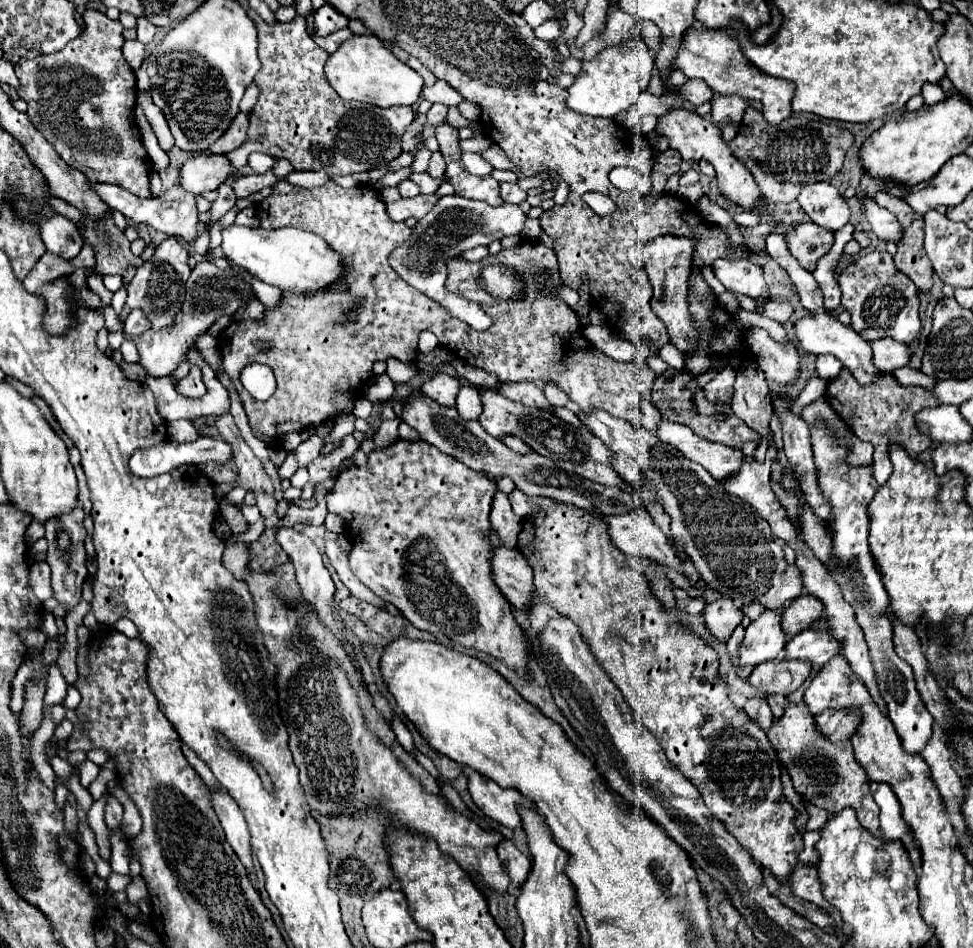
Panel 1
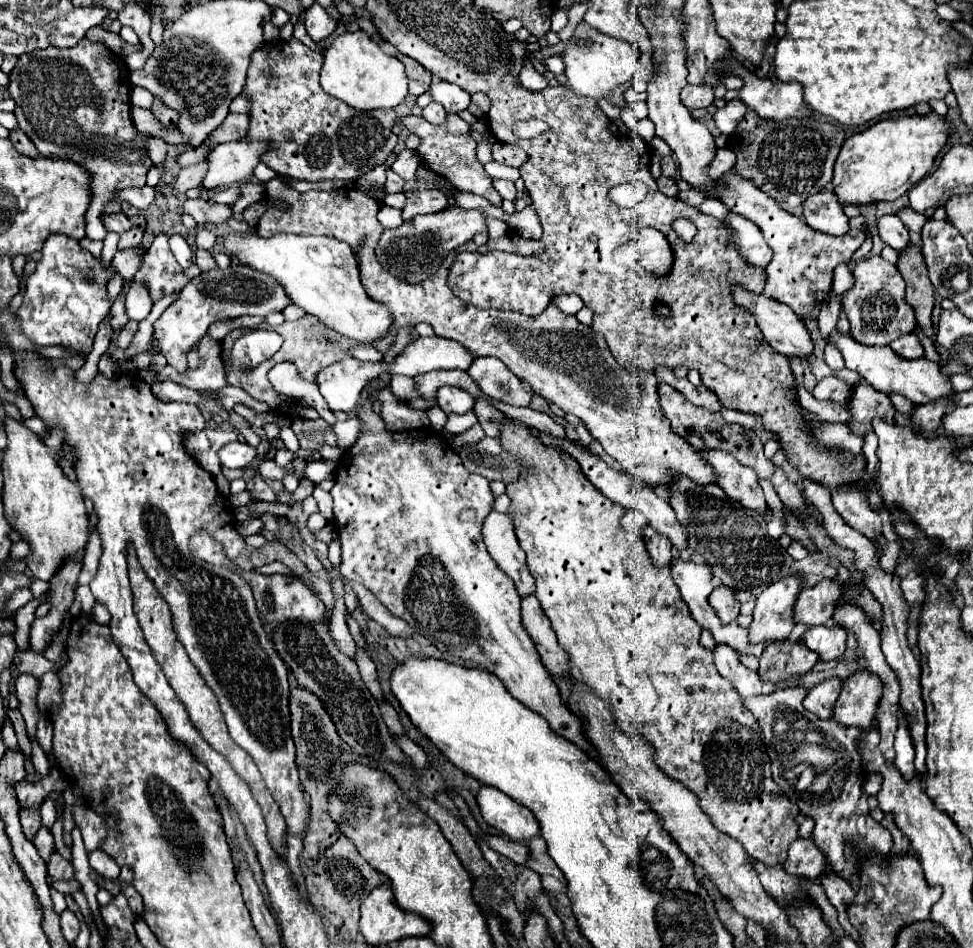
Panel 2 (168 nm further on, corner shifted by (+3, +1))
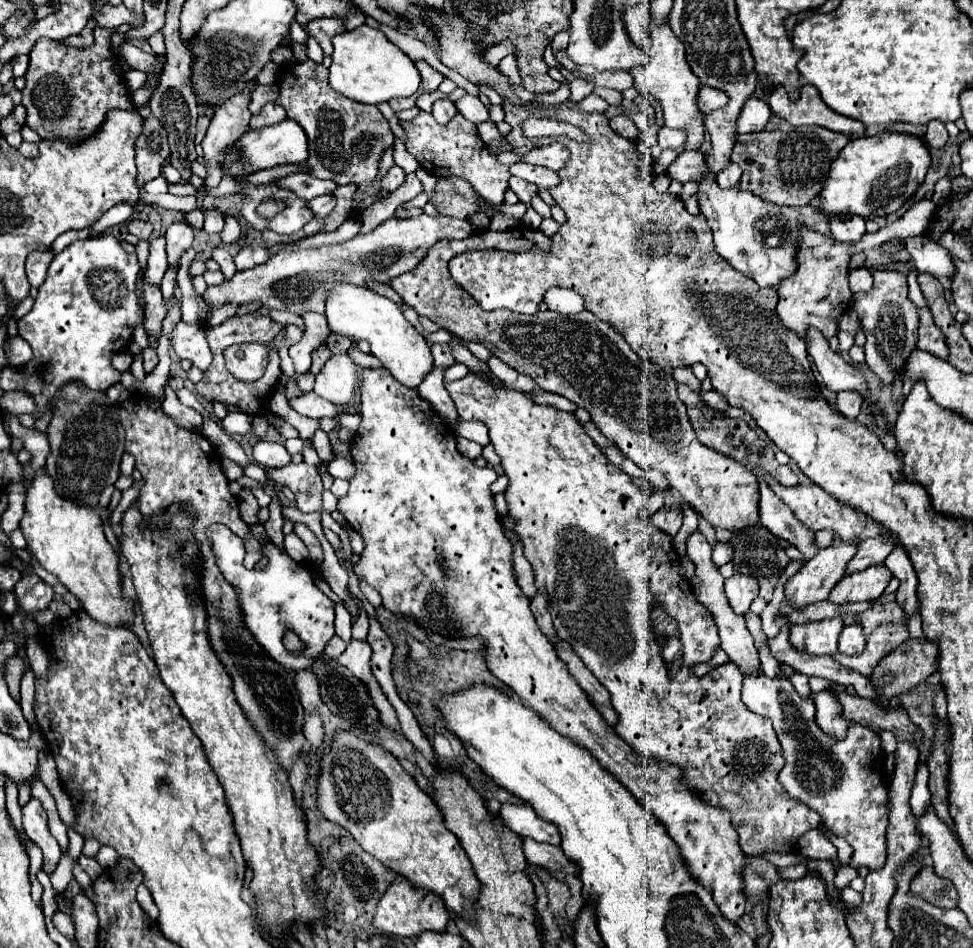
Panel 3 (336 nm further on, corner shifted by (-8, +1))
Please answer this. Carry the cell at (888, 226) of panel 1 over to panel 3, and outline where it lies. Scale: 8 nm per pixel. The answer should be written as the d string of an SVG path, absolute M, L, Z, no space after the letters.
M925 235L907 237L903 241L907 253L911 255L911 263L919 273L931 273L933 277L951 277L953 275L953 263L951 255L945 247L937 245Z

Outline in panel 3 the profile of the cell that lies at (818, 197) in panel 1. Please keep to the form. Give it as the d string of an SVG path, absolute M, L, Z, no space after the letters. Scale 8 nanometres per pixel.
M827 215L827 223L831 229L833 239L837 241L845 241L845 243L853 243L859 241L865 233L865 221L859 215Z

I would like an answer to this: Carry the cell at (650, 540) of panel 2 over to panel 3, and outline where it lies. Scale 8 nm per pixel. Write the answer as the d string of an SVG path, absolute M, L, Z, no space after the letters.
M661 507L653 517L653 525L669 537L675 537L681 529L681 507Z

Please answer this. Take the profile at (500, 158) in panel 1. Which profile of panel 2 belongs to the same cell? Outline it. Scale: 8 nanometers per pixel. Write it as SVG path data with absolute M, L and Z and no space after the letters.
M496 141L492 145L492 155L494 155L494 161L510 165L510 167L522 167L528 161L526 151L522 151L516 145L506 145L506 143L500 143L500 141Z

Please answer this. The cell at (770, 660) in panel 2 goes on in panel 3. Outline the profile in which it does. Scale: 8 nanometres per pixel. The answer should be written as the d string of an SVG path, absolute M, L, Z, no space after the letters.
M833 617L807 625L791 625L789 643L801 653L833 655L837 651L837 639L843 629L843 619Z

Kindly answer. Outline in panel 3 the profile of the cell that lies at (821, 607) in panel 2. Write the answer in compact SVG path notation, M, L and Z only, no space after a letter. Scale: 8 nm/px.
M875 565L865 571L857 571L845 575L829 593L829 601L837 605L857 603L857 601L873 601L877 599L891 579L891 571L885 565Z

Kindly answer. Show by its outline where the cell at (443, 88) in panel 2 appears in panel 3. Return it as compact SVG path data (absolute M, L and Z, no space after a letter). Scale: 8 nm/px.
M463 95L461 99L455 101L455 107L457 107L457 111L459 111L465 119L469 119L471 123L481 123L481 121L487 121L487 119L489 119L487 107L485 107L485 105L481 103L481 99L475 97L475 95Z

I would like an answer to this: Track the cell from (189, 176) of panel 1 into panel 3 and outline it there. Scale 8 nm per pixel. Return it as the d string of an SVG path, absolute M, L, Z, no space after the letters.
M285 119L283 123L263 127L261 131L247 131L237 143L235 149L239 151L239 163L247 173L255 173L267 167L277 167L285 163L303 163L307 159L307 135L303 135L303 129L299 123L291 123L291 119Z

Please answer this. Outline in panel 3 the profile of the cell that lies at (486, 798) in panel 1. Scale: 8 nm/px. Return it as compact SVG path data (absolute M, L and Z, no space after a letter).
M505 803L505 805L501 805L499 817L505 823L505 827L509 827L513 833L517 833L523 839L531 837L541 843L553 843L553 845L561 843L561 835L557 831L557 827L549 821L539 819L537 813L529 805Z

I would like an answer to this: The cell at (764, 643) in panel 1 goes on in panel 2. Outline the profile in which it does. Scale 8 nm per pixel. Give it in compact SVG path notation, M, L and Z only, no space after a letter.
M794 573L772 583L758 595L754 621L750 625L752 643L788 639L792 627L796 625L792 619L792 607L802 587L802 577Z

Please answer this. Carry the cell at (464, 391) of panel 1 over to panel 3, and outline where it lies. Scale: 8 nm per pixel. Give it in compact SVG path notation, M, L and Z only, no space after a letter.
M459 421L455 425L455 435L465 437L469 441L475 441L479 445L489 443L489 431L487 431L487 427L483 427L481 421Z

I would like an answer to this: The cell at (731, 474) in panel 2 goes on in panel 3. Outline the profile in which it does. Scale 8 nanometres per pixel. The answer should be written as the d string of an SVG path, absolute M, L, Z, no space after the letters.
M759 477L759 523L767 527L773 535L779 535L793 543L801 553L803 559L811 559L817 549L813 545L813 533L807 531L797 519L793 519L787 505L773 493L773 489Z

